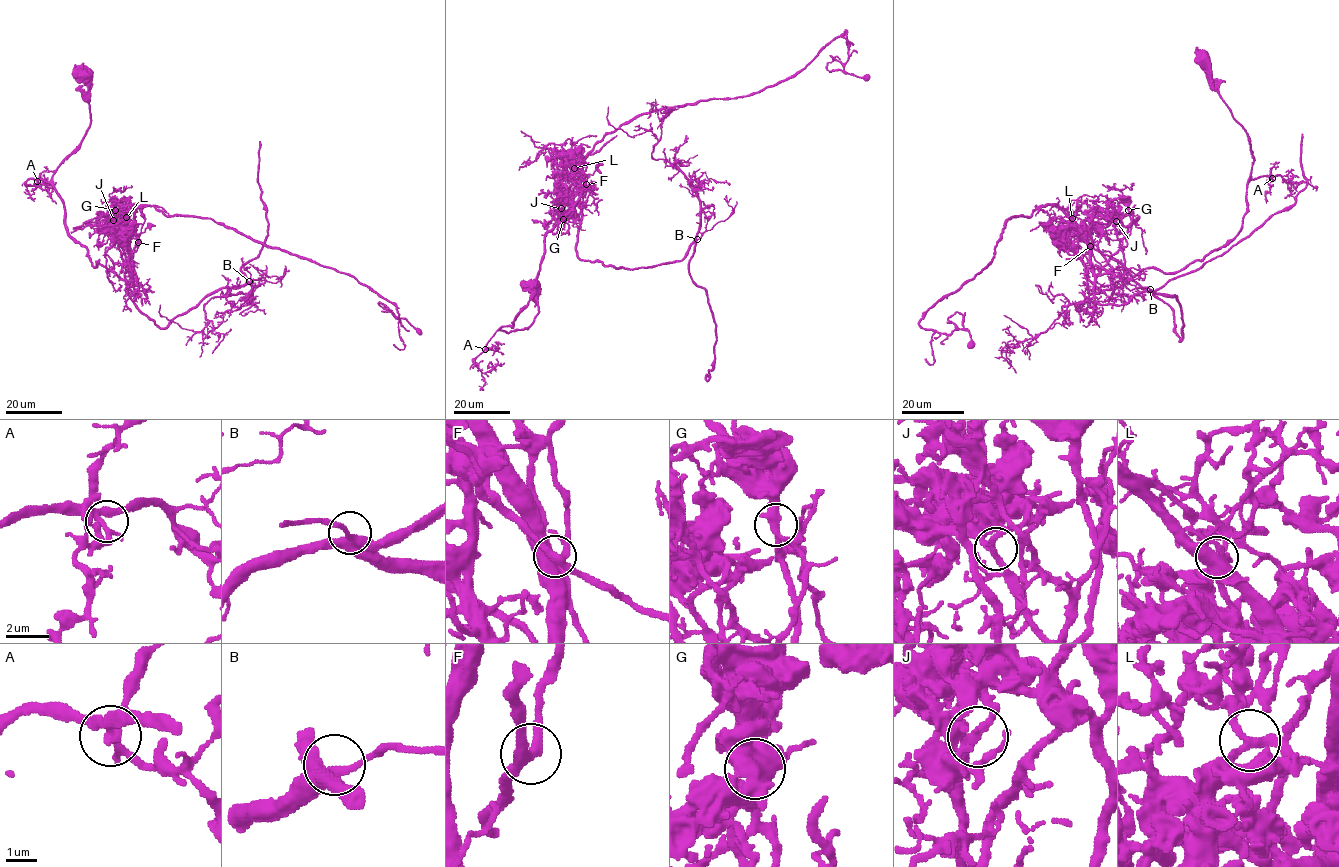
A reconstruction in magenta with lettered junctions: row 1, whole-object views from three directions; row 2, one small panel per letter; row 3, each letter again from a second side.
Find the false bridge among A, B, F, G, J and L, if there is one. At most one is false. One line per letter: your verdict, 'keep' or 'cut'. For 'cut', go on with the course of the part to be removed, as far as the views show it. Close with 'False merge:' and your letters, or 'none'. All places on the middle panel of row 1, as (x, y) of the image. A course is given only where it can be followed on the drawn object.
A: keep
B: keep
F: keep
G: cut; foreign part runs (562, 219), (578, 217), (581, 259), (616, 268), (680, 261), (695, 243), (689, 273), (715, 323), (707, 376)
J: keep
L: keep
False merge: G

